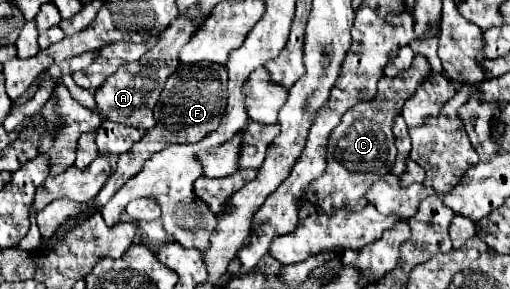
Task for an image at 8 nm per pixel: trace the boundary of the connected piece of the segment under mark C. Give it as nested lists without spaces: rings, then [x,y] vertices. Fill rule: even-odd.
[[[416,55],[412,67],[398,77],[386,77],[378,81],[378,93],[372,101],[358,103],[344,113],[340,125],[332,131],[328,141],[328,171],[308,187],[308,201],[318,205],[322,211],[330,213],[334,209],[362,211],[366,201],[366,191],[388,175],[396,161],[396,143],[394,143],[394,119],[400,115],[406,99],[432,75],[432,67],[424,55]]]

